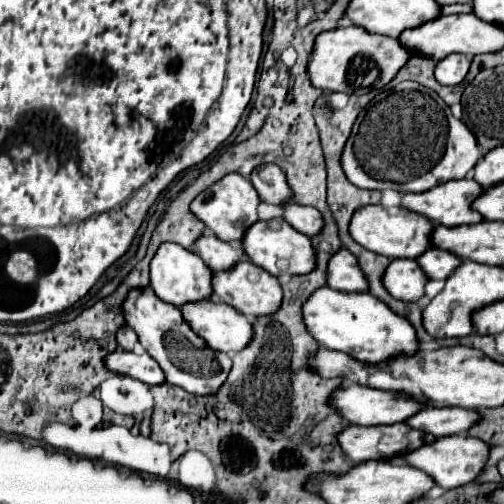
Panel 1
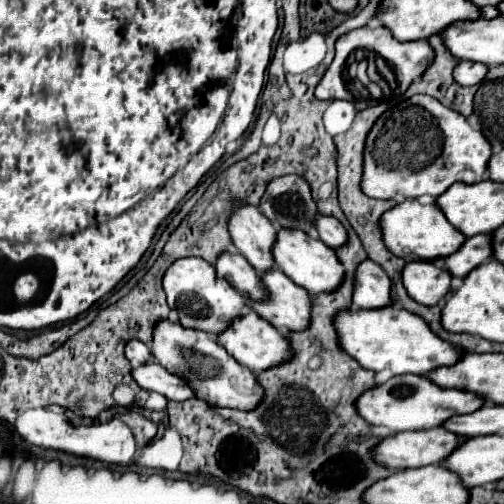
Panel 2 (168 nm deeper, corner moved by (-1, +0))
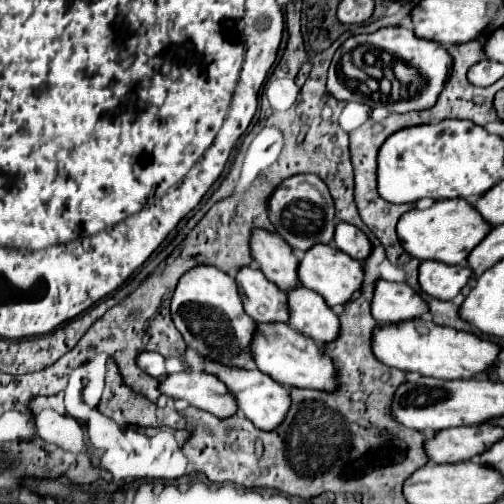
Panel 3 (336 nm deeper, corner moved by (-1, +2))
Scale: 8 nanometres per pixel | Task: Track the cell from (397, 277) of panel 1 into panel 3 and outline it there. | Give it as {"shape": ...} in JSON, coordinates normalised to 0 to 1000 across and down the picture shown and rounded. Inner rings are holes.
{"shape":[[[837,520],[833,528],[837,575],[869,595],[901,595],[929,563],[933,548],[937,536],[925,524],[893,528],[877,520]]]}

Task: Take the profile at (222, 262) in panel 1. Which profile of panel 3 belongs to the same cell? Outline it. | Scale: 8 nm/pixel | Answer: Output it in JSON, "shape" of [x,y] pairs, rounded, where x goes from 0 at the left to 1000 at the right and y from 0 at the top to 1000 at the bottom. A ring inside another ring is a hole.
{"shape":[[[488,528],[488,536],[472,540],[468,560],[488,623],[496,623],[508,639],[571,643],[575,615],[567,579],[560,579],[544,560],[528,556],[512,532]]]}

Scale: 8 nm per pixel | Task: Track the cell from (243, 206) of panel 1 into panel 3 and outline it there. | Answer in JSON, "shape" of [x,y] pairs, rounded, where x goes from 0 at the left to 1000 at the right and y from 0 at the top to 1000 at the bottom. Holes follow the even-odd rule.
{"shape":[[[504,456],[496,484],[500,484],[504,516],[512,520],[520,544],[536,560],[552,563],[552,571],[563,579],[575,579],[595,563],[591,560],[595,516],[552,464]]]}

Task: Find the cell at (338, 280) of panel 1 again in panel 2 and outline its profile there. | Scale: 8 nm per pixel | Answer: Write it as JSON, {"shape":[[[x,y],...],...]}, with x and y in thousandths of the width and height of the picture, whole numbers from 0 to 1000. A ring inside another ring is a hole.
{"shape":[[[722,516],[710,524],[702,544],[702,583],[698,607],[702,611],[758,611],[774,599],[774,552],[762,536],[738,520]]]}

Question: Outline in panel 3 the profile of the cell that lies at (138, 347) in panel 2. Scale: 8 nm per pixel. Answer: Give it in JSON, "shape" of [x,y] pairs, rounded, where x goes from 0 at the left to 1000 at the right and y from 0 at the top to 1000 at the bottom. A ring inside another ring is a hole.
{"shape":[[[282,698],[274,706],[274,726],[282,726],[282,734],[306,750],[325,750],[333,742],[325,710],[306,698]]]}

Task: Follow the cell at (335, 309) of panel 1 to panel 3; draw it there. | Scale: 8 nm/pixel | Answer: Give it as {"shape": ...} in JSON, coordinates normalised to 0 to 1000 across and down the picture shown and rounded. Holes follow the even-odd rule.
{"shape":[[[825,631],[782,647],[746,651],[738,671],[738,694],[754,718],[802,738],[829,738],[837,746],[861,746],[877,754],[933,754],[964,742],[992,714],[996,687],[944,663],[869,647],[853,631]]]}

